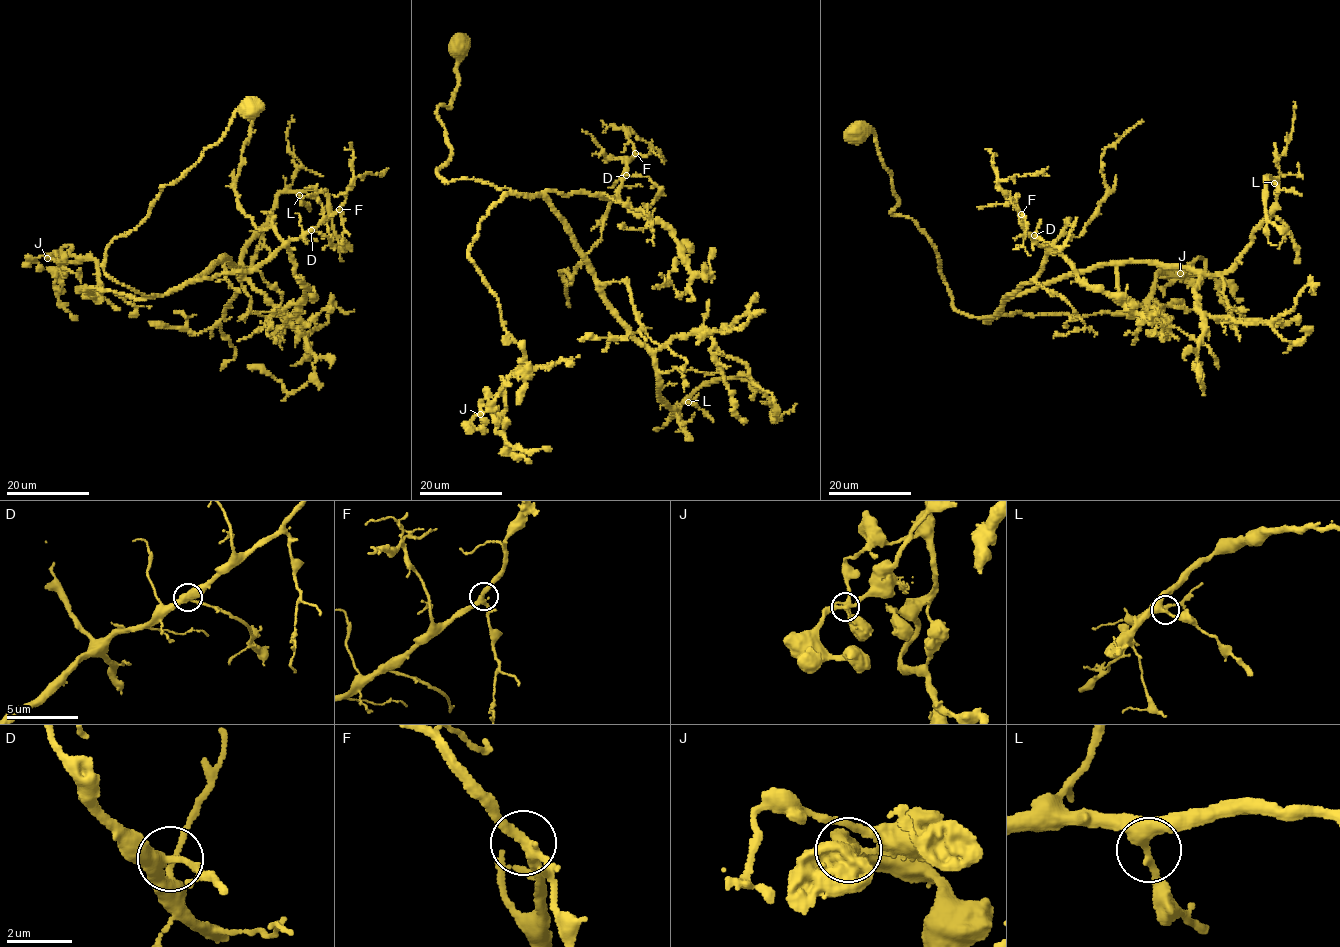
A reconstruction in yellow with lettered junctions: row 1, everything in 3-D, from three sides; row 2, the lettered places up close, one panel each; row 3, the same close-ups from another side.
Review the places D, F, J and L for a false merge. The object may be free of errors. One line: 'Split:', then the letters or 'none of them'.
Split: J

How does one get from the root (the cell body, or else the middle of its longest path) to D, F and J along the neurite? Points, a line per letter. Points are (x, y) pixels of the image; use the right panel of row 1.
D: (854, 135), (873, 131), (890, 213), (932, 243), (956, 310), (995, 314), (1034, 280), (1047, 256), (1034, 235)
F: (854, 135), (873, 131), (890, 213), (932, 243), (956, 310), (995, 314), (1037, 277), (1047, 256), (1021, 214)
J: (854, 135), (873, 131), (890, 213), (928, 238), (961, 312), (1137, 314), (1157, 275), (1180, 273)

